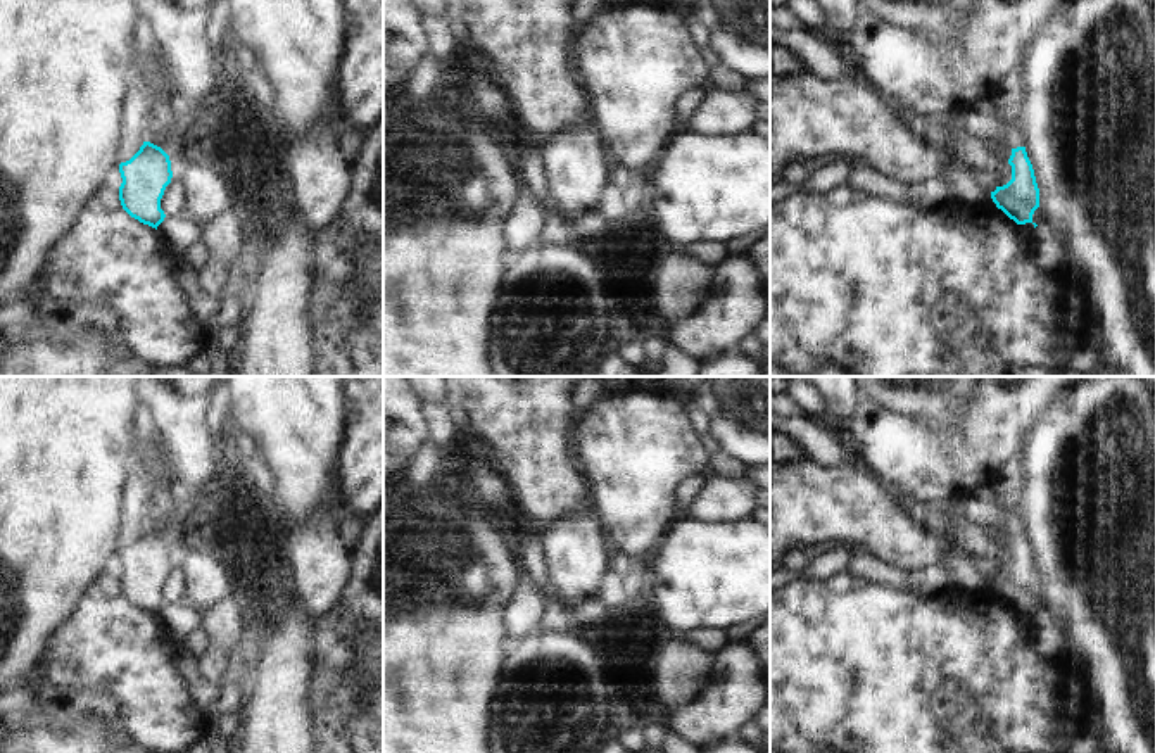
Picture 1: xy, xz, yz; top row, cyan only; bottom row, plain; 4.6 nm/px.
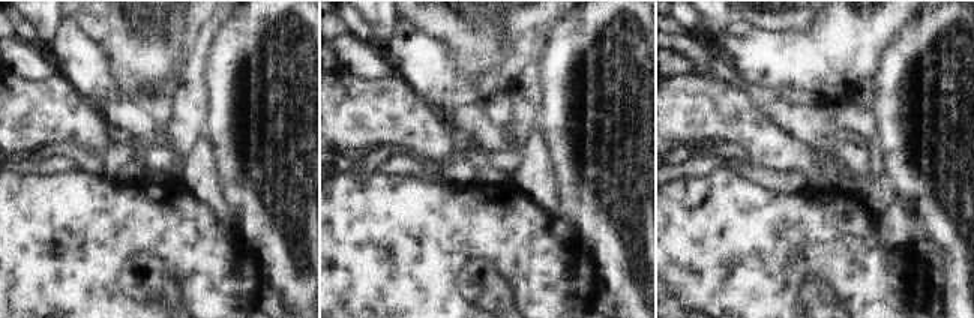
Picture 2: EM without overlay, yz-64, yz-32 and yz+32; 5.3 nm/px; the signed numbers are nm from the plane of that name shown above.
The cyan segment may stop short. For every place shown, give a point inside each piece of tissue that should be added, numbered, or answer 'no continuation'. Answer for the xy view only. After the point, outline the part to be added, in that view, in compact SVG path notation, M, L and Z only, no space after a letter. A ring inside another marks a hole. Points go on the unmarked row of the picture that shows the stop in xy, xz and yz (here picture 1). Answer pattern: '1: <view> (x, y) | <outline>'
no continuation

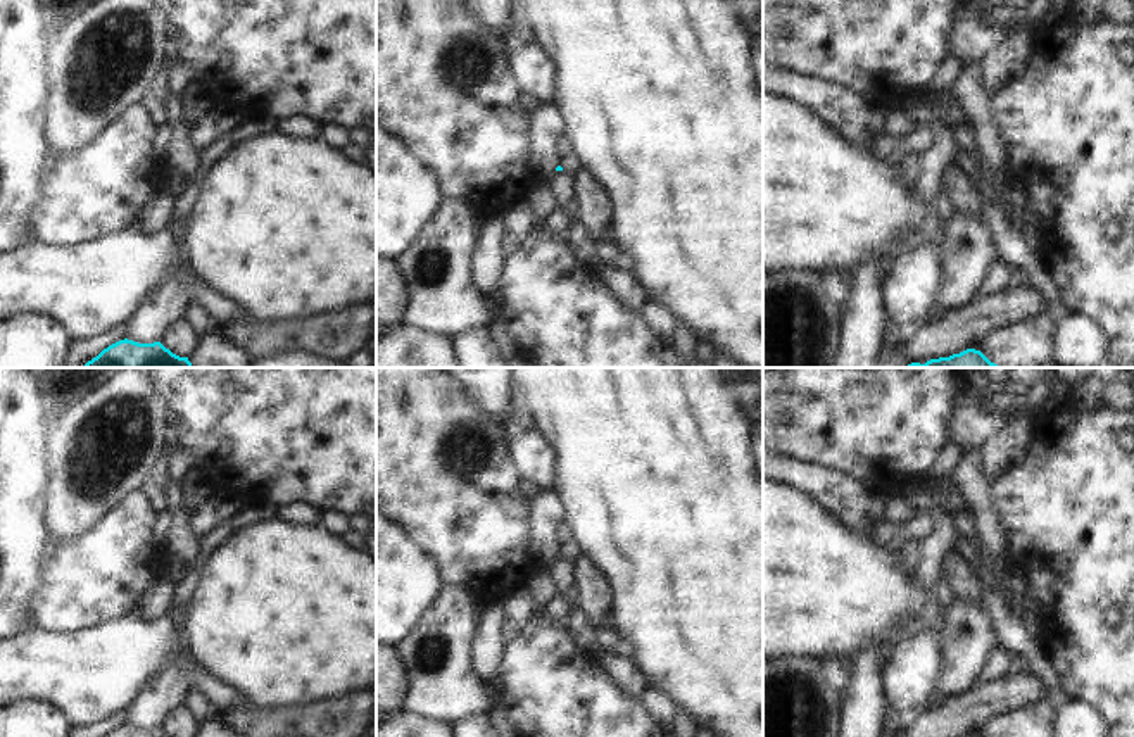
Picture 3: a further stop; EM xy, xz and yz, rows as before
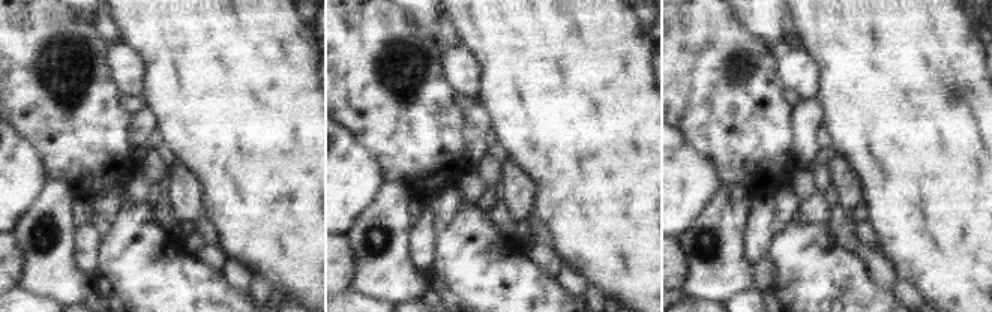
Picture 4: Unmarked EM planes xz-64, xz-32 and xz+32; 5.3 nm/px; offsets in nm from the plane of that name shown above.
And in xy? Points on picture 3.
no continuation

